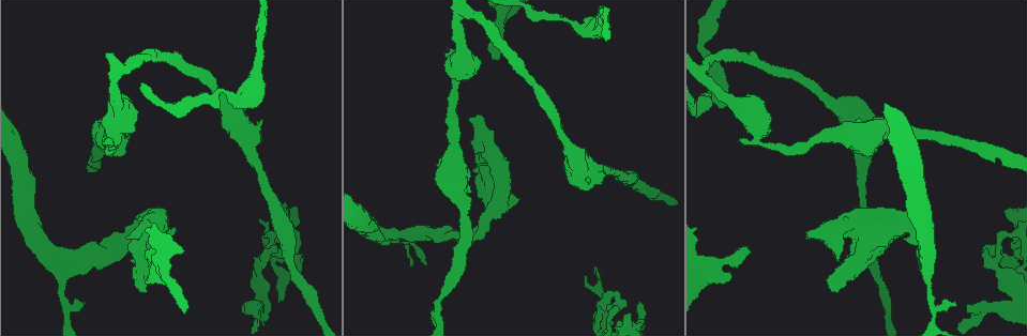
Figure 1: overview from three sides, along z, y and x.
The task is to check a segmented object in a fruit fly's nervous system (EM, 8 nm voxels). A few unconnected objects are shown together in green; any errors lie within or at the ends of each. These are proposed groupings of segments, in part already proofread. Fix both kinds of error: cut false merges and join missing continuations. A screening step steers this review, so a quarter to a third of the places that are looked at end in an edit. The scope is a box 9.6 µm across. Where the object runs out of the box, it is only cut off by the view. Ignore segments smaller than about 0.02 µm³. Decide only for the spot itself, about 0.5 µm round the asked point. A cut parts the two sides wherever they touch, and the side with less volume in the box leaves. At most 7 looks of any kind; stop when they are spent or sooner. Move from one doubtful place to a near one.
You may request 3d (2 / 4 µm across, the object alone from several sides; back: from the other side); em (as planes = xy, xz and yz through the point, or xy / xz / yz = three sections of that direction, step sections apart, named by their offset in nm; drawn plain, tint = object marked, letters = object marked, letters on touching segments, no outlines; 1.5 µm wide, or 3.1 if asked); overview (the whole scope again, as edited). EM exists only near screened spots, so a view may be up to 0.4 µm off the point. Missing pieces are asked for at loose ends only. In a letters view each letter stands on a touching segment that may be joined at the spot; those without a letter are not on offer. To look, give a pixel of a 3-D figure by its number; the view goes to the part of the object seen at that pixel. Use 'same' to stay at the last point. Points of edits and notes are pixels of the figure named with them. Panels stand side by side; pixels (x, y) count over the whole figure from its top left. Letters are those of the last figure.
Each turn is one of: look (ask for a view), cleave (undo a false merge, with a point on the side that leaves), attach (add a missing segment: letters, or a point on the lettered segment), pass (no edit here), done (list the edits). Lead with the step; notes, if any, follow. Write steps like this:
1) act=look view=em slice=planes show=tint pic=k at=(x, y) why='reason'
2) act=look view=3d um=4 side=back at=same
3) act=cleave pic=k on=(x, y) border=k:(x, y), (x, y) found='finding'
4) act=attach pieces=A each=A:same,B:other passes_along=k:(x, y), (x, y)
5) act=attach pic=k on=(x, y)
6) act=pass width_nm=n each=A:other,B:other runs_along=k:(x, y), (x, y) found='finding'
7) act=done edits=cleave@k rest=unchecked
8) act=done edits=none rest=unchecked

act=look view=3d um=2 pic=1 at=(486, 227) why='sharp bend'

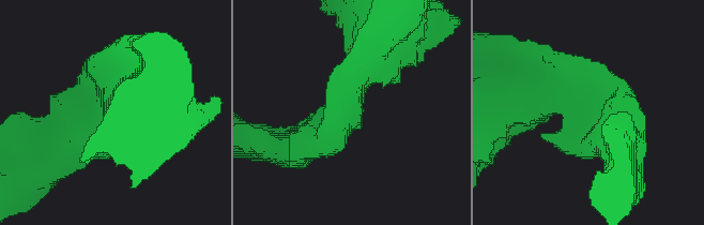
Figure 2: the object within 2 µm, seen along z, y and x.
act=look view=em slice=xz step=8 show=tint pic=2 at=(346, 115)

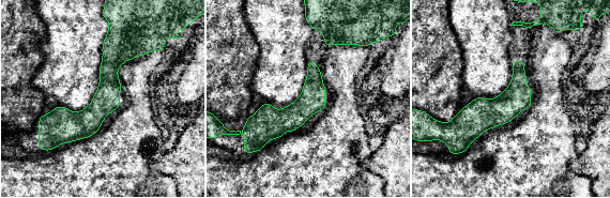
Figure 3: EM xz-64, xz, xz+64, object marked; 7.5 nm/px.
act=look view=em slice=xz step=8 show=letters at=same

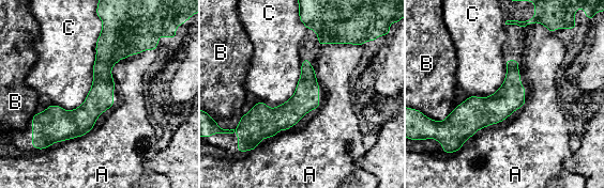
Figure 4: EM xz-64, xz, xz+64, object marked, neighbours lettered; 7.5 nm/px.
act=pass width_nm=190 each=A:other,B:other,C:other runs_along=4:(108, 31), (101, 96), (51, 139) found='continuous, no second neuron'

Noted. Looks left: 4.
act=look view=em slice=planes show=letters pic=1 at=(807, 237) why='an open end'

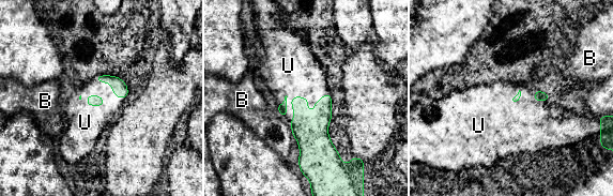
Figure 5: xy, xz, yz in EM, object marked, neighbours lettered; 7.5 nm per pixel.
act=attach pieces=U each=B:other,U:same passes_along=5:(310, 129), (306, 100), (292, 70) found='it goes on there'

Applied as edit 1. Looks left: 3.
act=look view=overview why='see it whole again'

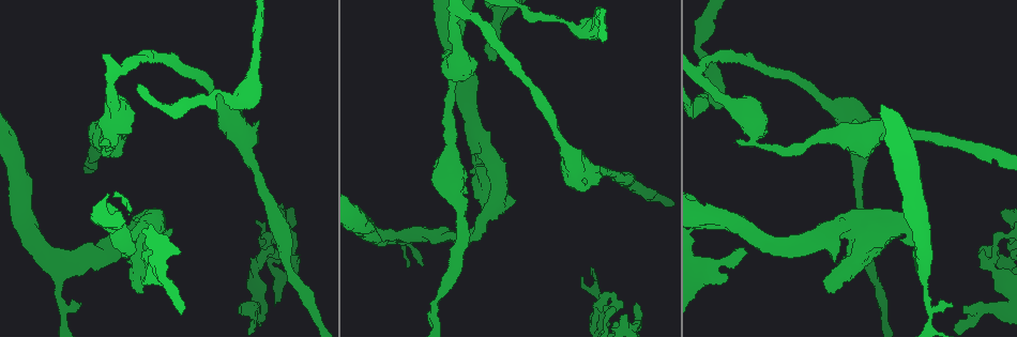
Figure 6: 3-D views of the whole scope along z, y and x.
act=look view=3d um=4 pic=6 at=(453, 140) why='thick turns thin'

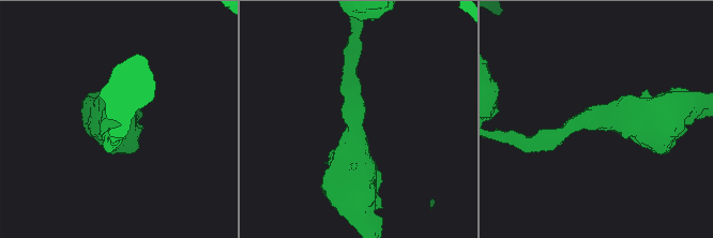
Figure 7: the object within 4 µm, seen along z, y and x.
act=look view=em slice=yz step=4 show=letters pic=7 at=(354, 118) why='now the EM'

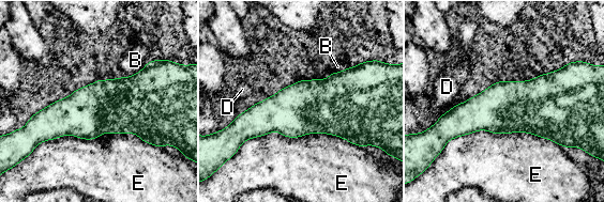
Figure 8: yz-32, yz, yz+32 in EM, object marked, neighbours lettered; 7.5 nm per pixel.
act=pass width_nm=400 longest_contact=E:850nm each=B:other,D:other,E:other found='one neuron here'

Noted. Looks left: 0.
act=done edits=attach@5 rest=unchecked

